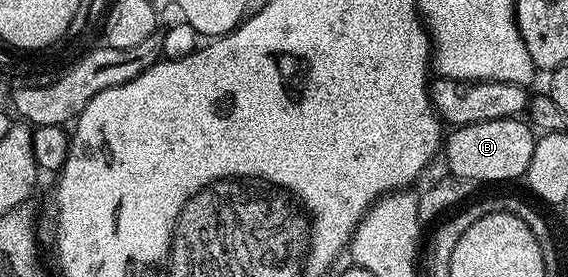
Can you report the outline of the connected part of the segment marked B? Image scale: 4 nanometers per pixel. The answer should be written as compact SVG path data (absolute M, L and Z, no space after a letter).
M509 117L508 119L492 119L488 123L472 123L460 125L449 130L444 141L444 157L446 153L446 165L449 176L463 177L475 183L481 181L514 181L525 178L528 171L528 163L532 163L532 151L536 133L525 120Z

